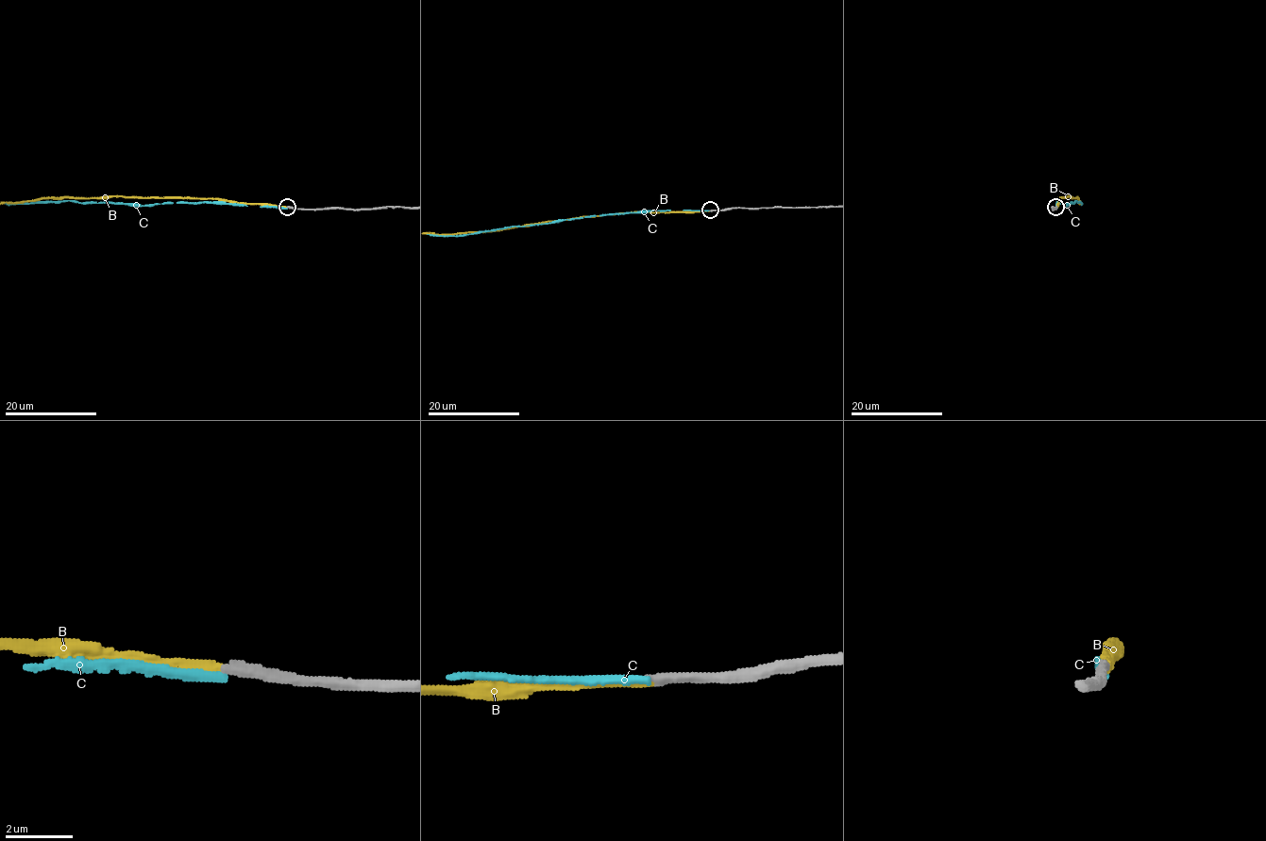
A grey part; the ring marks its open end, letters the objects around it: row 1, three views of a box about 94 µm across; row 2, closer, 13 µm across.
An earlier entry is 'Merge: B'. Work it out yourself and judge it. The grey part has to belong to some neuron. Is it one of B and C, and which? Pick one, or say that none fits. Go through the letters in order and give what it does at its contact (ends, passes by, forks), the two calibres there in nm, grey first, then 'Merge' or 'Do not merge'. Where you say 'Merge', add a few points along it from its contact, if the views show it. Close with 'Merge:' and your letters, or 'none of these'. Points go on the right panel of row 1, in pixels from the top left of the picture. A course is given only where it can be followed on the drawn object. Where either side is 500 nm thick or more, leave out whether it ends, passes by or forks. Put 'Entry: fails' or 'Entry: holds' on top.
Entry: holds
B: It ends there. Thickness 320 nm (grey) against 260 nm. Merge
C: It ends there. Thickness 320 nm (grey) against 280 nm. Do not merge
Merge: B

